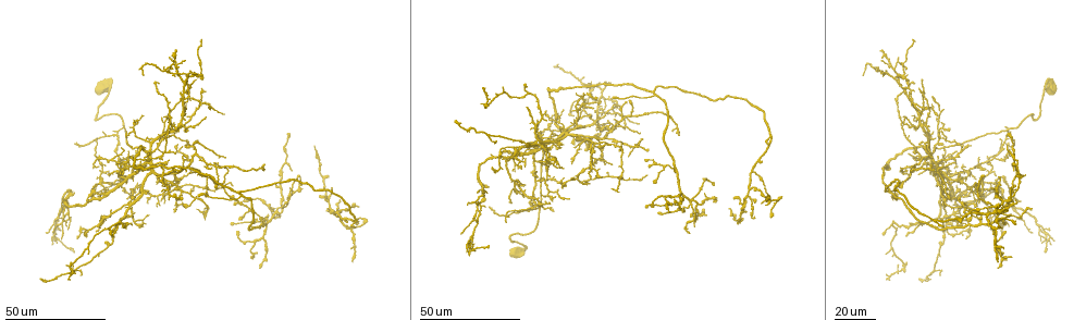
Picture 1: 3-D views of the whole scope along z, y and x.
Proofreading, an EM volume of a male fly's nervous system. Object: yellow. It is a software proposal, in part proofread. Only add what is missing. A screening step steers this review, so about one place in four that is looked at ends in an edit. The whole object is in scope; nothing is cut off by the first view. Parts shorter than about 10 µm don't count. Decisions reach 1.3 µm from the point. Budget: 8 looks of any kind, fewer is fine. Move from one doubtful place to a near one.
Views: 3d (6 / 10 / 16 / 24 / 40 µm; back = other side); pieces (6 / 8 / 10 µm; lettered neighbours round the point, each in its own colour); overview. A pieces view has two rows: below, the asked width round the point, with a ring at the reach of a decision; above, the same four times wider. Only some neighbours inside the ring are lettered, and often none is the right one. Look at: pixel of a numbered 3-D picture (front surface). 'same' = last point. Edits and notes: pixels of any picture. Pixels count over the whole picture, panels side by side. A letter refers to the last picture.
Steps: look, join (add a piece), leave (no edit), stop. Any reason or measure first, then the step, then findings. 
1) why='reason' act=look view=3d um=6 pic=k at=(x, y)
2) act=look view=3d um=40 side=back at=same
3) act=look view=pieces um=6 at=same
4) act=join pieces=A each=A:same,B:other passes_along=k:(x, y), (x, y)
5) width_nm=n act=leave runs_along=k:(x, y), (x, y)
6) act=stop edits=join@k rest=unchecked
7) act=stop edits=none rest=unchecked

why='an open end' act=look view=3d um=40 pic=1 at=(1018, 175)

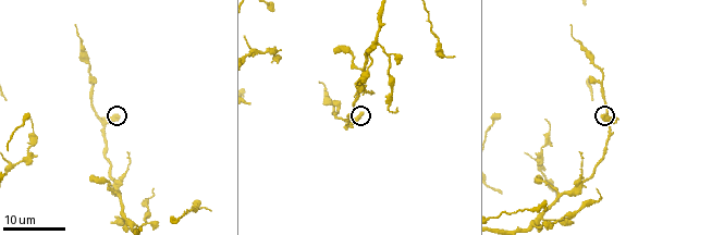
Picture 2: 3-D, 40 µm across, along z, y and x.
act=look view=3d um=6 pic=2 at=(119, 119)

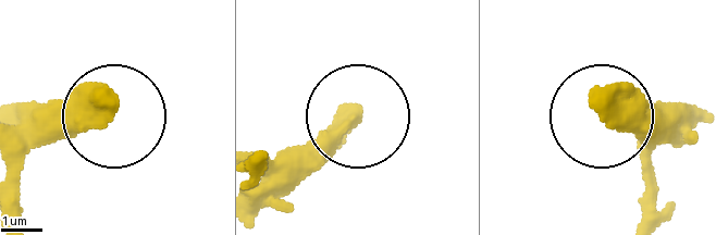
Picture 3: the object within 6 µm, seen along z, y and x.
why='what lies round it' act=look view=pieces um=8 pic=3 at=(109, 98)

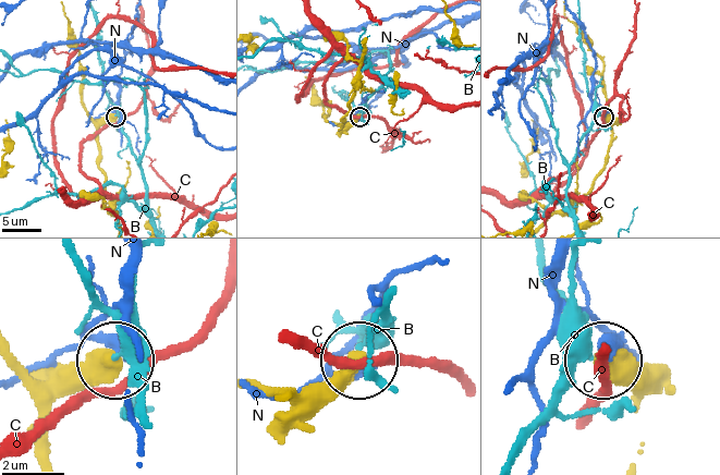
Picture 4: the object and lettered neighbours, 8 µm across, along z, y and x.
act=leave each=B:other,C:other,N:other runs_along=4:(48, 461), (51, 406), (117, 363) found='no lettered piece goes on from it'

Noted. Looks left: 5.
why='thin end' act=look view=3d um=40 pic=1 at=(1024, 174)

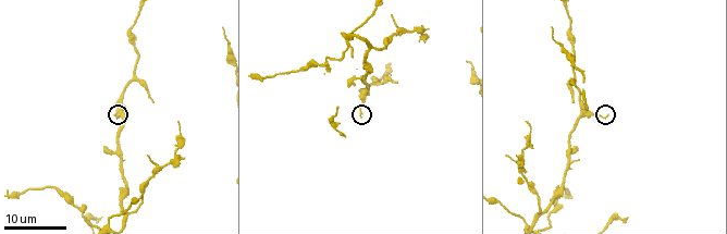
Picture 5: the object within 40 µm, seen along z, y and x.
act=look view=pieces um=10 pic=5 at=(607, 116)

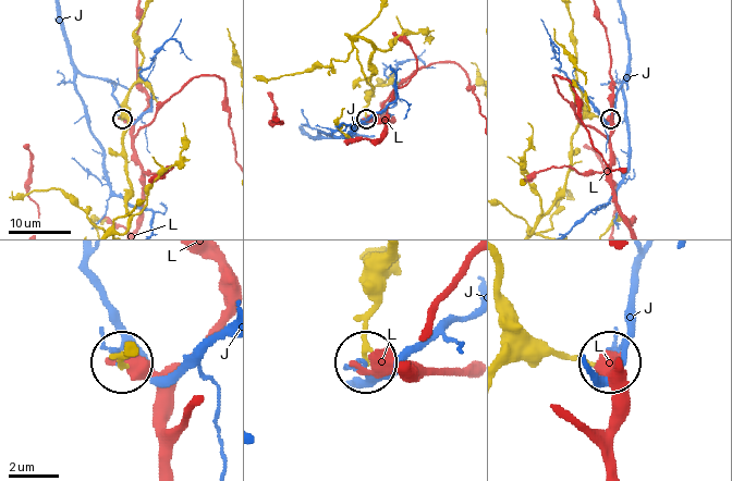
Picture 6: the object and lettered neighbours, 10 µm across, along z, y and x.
act=leave each=J:other,L:other found='no lettered piece goes on from it'

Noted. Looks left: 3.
why='tapers out' act=look view=3d um=40 pic=1 at=(919, 174)

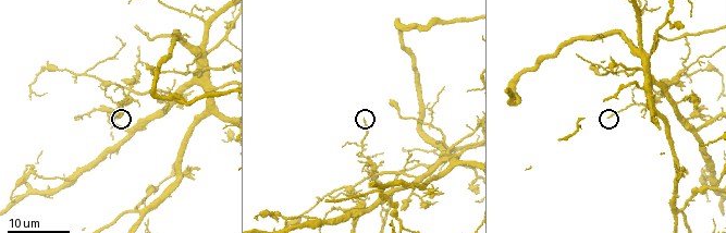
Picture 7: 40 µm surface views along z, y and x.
act=look view=pieces um=10 pic=7 at=(118, 118)

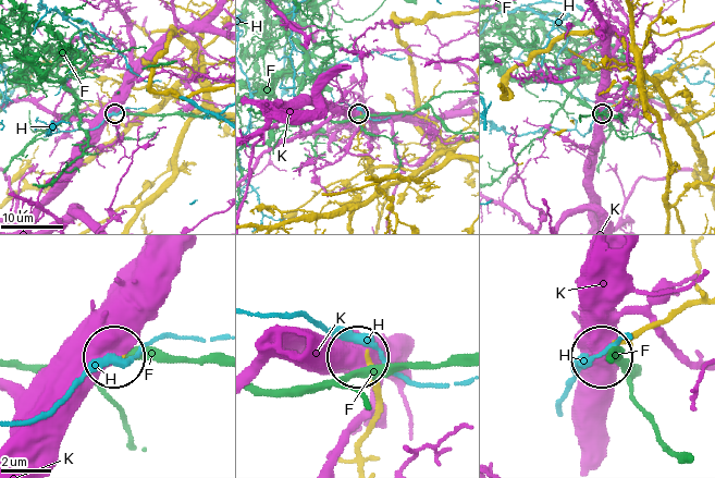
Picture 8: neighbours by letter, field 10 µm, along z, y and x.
act=leave each=F:other,H:other,K:other runs_along=8:(356, 460), (374, 409), (374, 372), (365, 356) found='none of them fits'

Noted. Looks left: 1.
act=stop edits=none rest=unchecked

